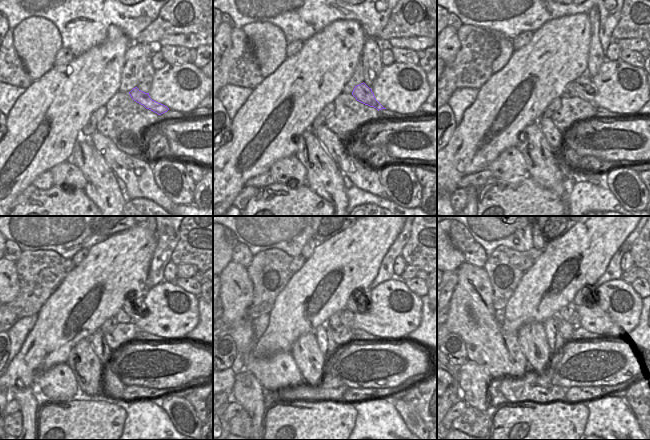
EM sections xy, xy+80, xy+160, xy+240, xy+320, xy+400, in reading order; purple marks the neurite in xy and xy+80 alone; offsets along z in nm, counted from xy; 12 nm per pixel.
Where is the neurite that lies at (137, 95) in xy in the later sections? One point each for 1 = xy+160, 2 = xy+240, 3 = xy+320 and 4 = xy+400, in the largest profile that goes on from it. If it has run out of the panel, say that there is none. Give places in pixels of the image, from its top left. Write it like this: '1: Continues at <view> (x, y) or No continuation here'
1: Continues at xy+160 (584, 86)
2: Continues at xy+240 (135, 307)
3: Continues at xy+320 (355, 303)
4: Continues at xy+400 (579, 299)

